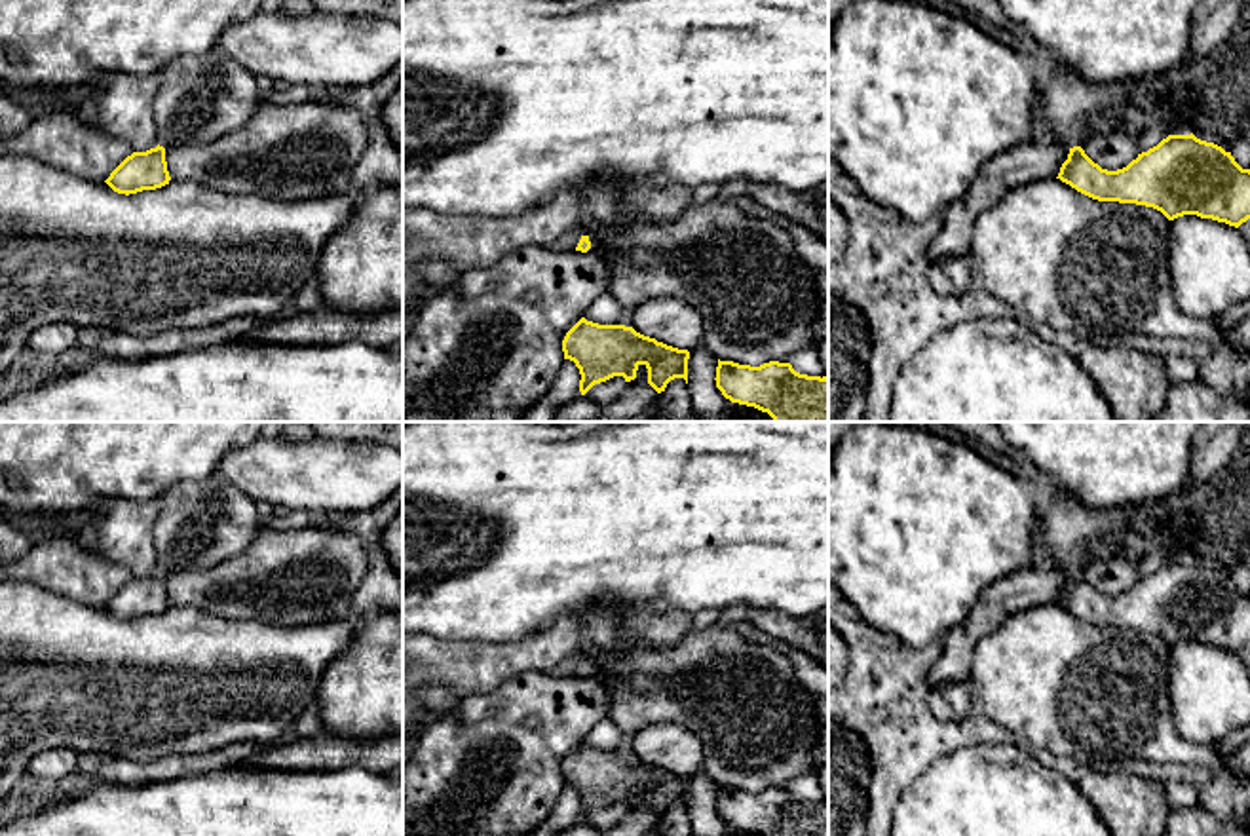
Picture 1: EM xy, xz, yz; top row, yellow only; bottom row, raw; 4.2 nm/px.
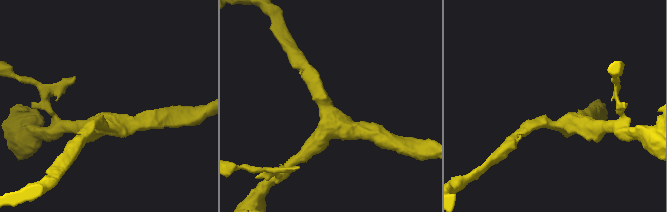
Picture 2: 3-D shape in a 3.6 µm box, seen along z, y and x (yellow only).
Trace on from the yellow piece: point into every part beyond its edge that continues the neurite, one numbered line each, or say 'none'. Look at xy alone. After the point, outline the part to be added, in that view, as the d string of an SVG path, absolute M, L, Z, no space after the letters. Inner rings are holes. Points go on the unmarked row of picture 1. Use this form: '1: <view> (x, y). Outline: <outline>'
1: xy (202, 523). Outline: M217 471L173 484L152 528L158 568L207 570L245 551L258 532L256 502Z

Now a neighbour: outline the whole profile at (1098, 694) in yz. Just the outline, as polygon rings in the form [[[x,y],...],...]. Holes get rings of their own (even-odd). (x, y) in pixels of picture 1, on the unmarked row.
[[[1056,602],[1009,616],[973,650],[967,678],[975,714],[1085,766],[1134,762],[1216,768],[1216,745],[1185,741],[1170,705],[1170,646],[1157,635],[1092,625]]]

